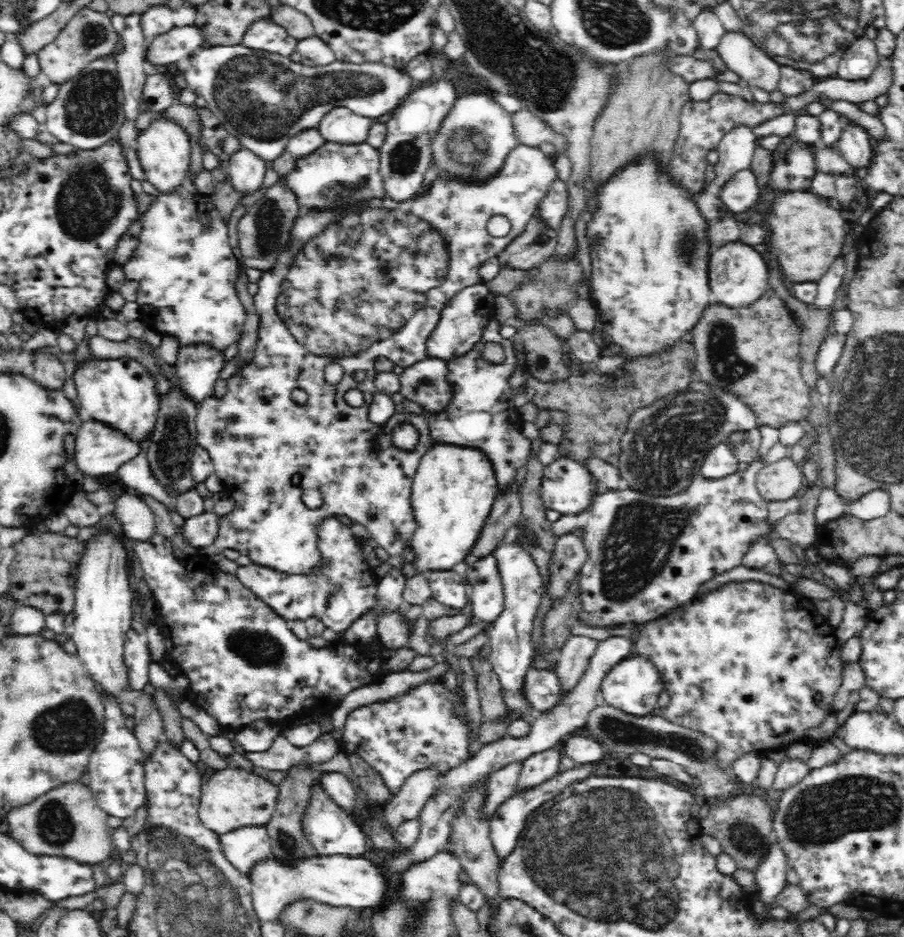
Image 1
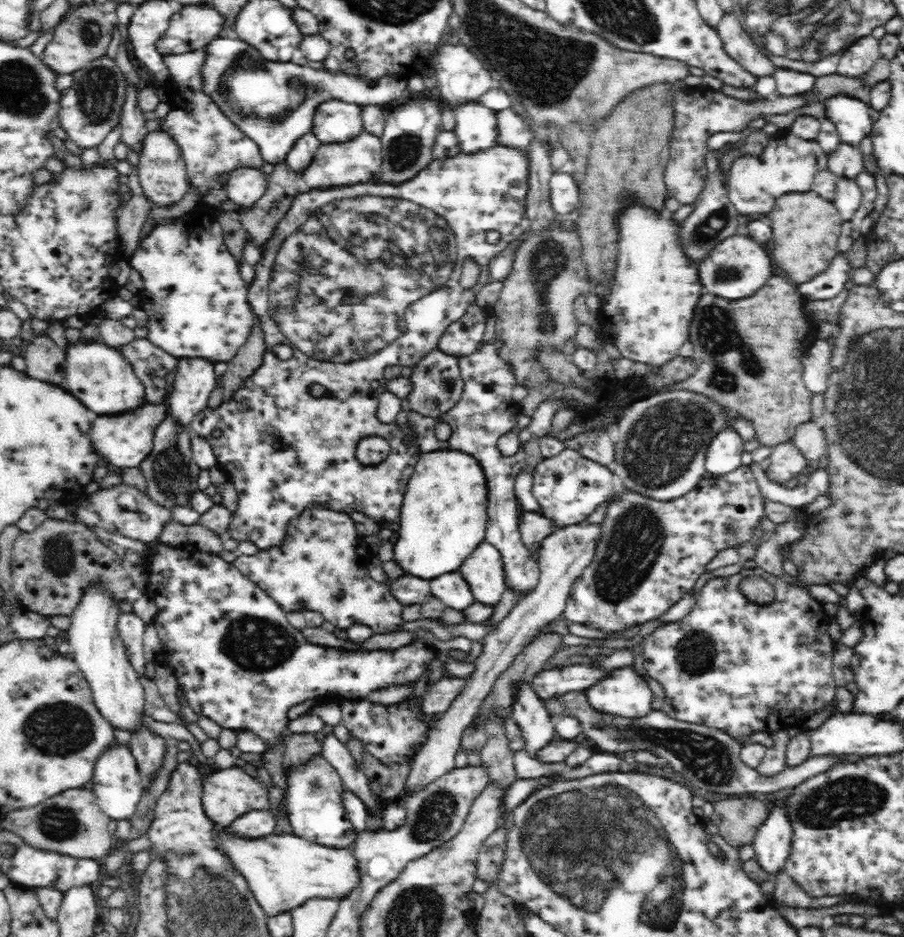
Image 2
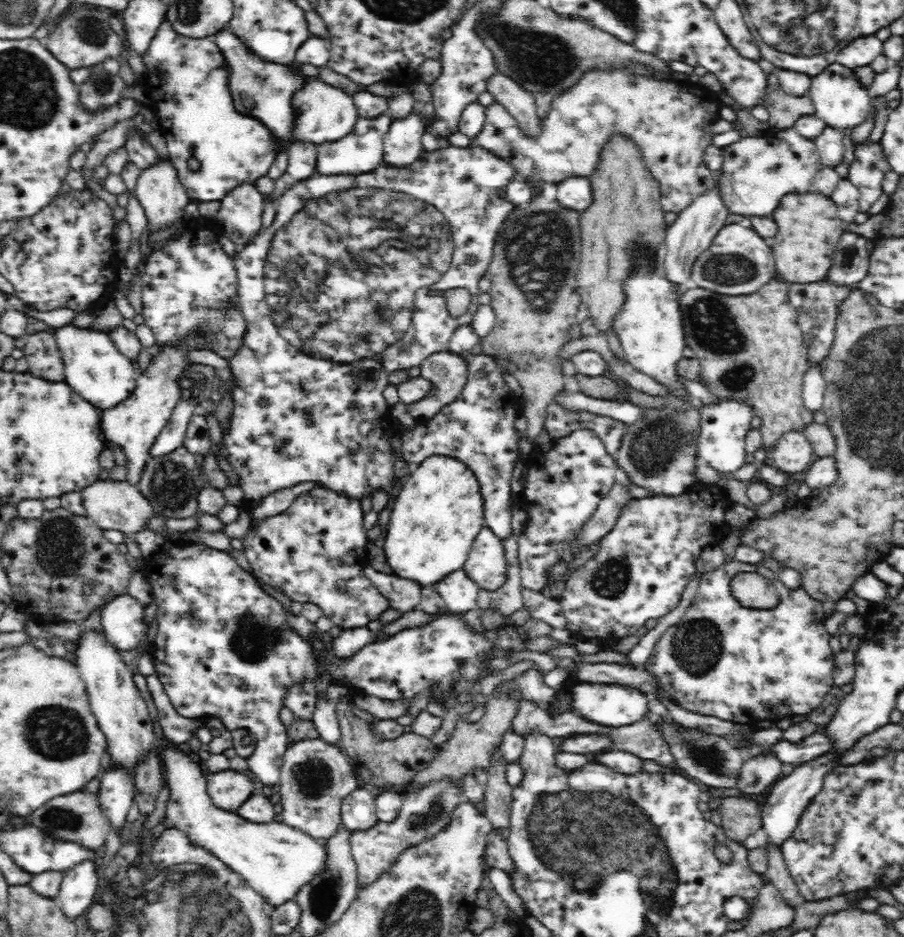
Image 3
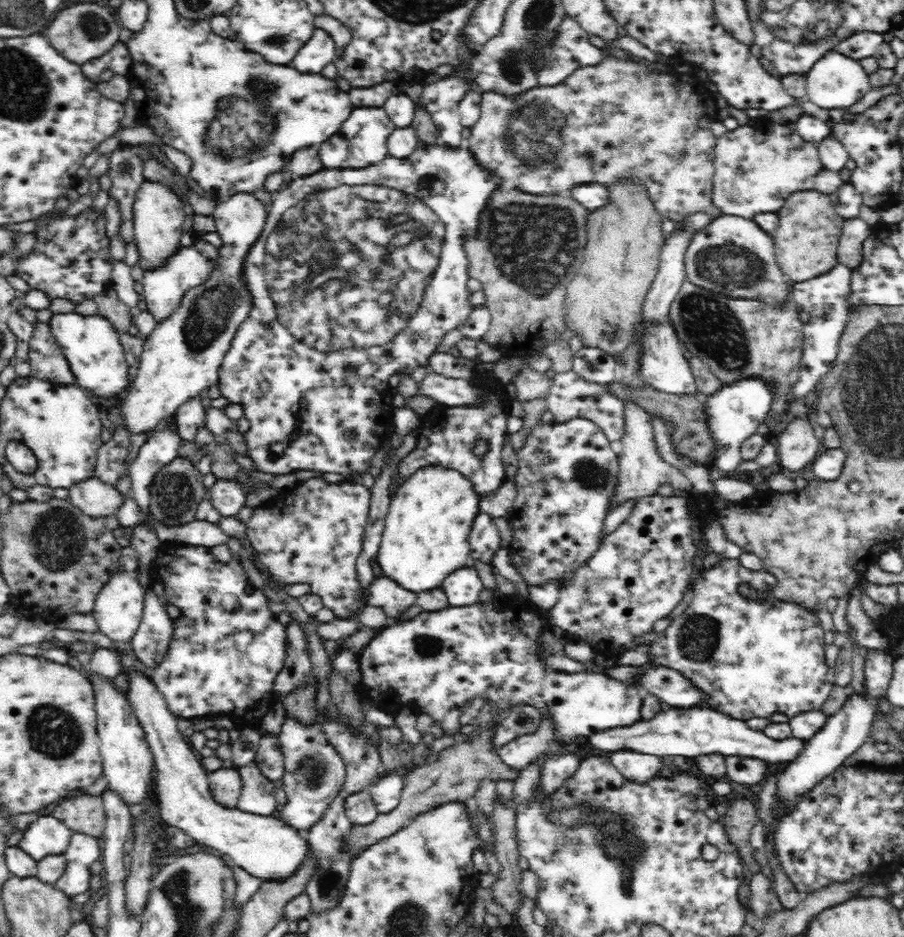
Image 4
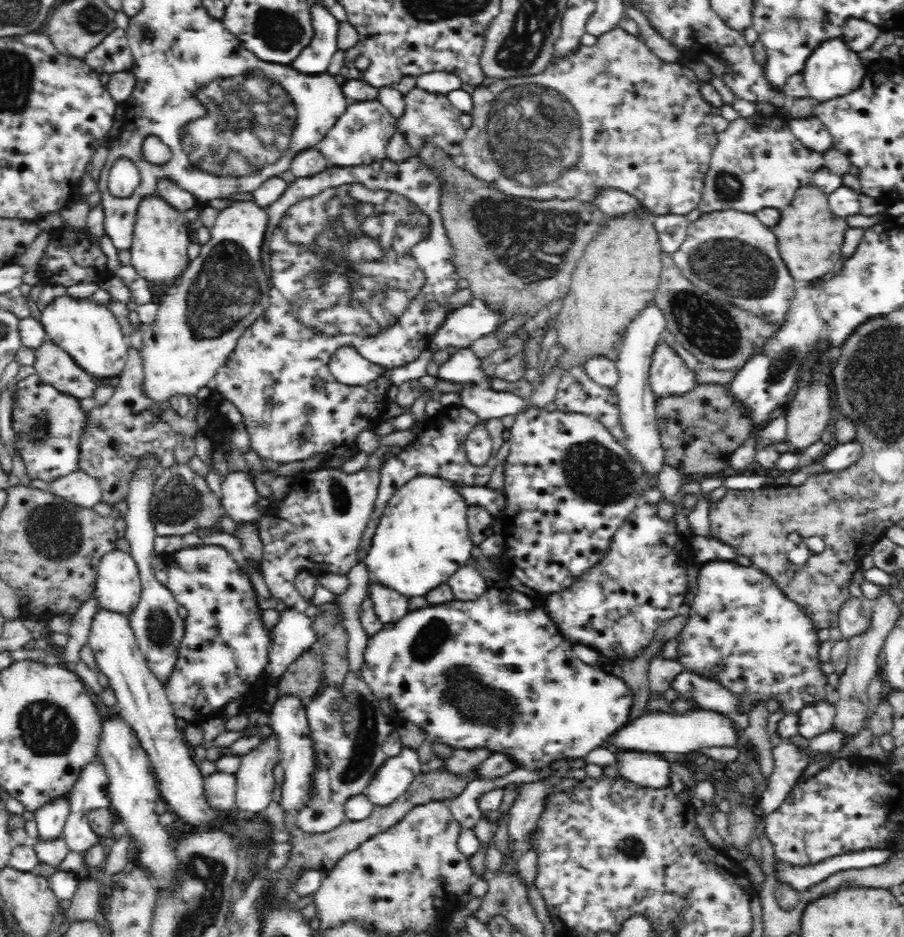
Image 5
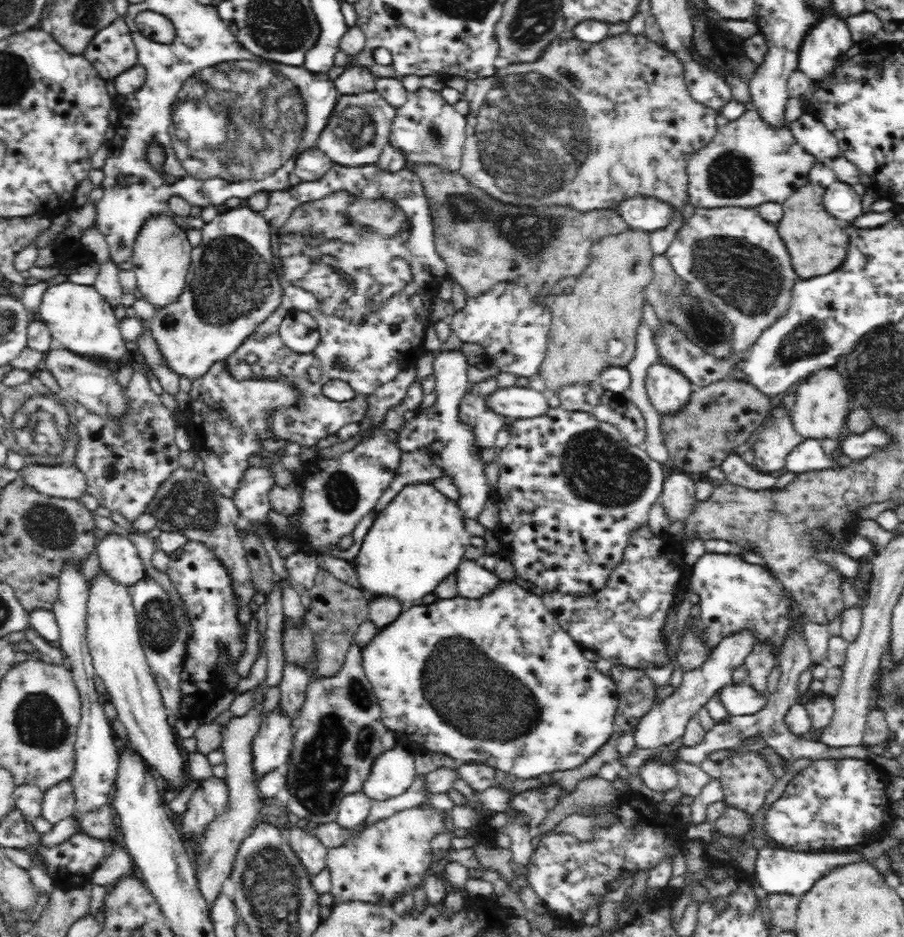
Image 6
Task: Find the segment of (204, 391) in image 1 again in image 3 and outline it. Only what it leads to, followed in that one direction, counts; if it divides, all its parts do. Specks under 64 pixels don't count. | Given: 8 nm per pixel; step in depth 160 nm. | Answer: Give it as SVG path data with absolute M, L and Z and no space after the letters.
M196 396L191 400L182 401L173 411L166 426L156 436L149 448L149 458L162 458L182 448L188 421L194 416L194 410L199 405Z

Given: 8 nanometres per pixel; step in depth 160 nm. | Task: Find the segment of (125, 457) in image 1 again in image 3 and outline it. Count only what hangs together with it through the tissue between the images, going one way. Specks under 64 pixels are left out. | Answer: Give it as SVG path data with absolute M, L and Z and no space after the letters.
M190 331L180 338L178 344L157 344L150 349L151 356L142 370L138 371L134 390L130 396L116 404L114 408L104 410L100 418L102 436L107 444L117 444L122 448L127 461L126 480L137 486L142 472L149 459L149 448L160 431L168 424L173 411L179 406L182 392L191 384L184 374L194 366L194 362L188 358L193 350L210 350L214 346L214 335L210 331Z

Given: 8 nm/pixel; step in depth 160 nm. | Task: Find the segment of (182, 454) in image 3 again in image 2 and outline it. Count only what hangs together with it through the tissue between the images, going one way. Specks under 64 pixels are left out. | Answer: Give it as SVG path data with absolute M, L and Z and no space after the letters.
M169 416L166 418L164 422L156 429L156 432L154 432L154 442L153 442L153 449L152 452L145 458L144 461L142 461L142 464L140 464L139 469L141 470L145 481L146 481L146 494L155 501L156 504L159 504L160 506L163 506L164 508L167 508L168 510L174 510L174 508L178 508L178 506L190 506L190 498L193 497L194 492L198 491L198 474L200 474L201 468L196 464L196 461L193 459L192 453L191 453L191 440L190 440L190 432L191 430L188 428L184 428L183 426L180 426L176 424L172 418Z

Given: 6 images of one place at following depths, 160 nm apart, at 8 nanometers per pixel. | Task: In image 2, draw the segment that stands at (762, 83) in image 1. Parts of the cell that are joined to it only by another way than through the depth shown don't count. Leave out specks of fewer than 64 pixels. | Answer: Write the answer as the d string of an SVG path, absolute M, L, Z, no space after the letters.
M726 11L717 24L718 34L724 43L726 53L756 78L772 76L774 64L762 54L753 40L753 34L742 27L735 11Z

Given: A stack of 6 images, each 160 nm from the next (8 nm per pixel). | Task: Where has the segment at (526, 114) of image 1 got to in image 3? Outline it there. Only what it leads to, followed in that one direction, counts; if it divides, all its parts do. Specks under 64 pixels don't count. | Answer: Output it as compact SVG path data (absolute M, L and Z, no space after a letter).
M594 68L592 70L586 70L582 73L582 76L569 88L563 90L558 96L555 96L550 102L550 110L544 118L539 118L539 128L541 131L537 135L530 135L520 127L520 123L506 110L506 107L498 101L492 101L485 106L485 119L482 125L482 130L478 131L476 137L473 138L472 143L487 150L490 154L497 156L500 160L507 162L512 167L518 179L529 180L531 184L535 186L546 186L546 184L560 184L562 181L570 177L590 177L602 162L602 150L609 144L612 137L624 137L631 140L636 148L639 150L641 159L645 164L645 167L650 171L651 177L659 184L661 207L665 212L682 212L687 206L692 204L693 200L701 197L703 194L710 192L717 188L716 175L717 173L710 170L704 163L704 150L712 144L712 138L714 138L714 132L712 131L712 124L719 118L719 103L715 95L710 93L707 88L704 88L701 84L695 84L688 81L686 78L676 77L670 81L651 79L642 75L635 75L628 73L625 70L615 70L612 68Z

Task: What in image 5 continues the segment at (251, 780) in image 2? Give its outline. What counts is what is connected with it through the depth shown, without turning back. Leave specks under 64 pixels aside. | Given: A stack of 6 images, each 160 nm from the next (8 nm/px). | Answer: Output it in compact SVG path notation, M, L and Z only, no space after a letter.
M215 772L204 778L204 798L210 809L224 814L235 812L236 778L227 773Z

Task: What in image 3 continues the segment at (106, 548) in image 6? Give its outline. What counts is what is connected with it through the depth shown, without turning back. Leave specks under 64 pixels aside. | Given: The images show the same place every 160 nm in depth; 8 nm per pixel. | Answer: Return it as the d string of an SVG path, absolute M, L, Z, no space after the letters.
M118 593L101 607L103 637L119 651L133 650L144 636L144 606L129 593Z

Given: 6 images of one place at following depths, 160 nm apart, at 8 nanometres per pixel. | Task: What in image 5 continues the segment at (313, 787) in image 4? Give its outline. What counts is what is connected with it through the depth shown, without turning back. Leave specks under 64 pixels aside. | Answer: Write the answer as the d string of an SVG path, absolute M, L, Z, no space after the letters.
M288 693L280 695L269 712L269 726L278 733L280 751L282 752L282 769L285 771L285 780L282 786L282 796L279 802L284 811L297 811L310 794L312 786L312 772L314 772L314 751L311 750L309 739L309 724L305 713L304 699Z

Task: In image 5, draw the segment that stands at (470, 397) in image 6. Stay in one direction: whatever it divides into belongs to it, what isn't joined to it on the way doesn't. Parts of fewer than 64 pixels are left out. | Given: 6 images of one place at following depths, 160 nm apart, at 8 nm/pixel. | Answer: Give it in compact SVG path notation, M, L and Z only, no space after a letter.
M454 405L444 408L436 416L426 418L424 424L426 428L422 434L415 438L410 444L404 446L398 454L386 457L381 461L380 484L375 502L374 510L369 516L368 522L362 531L361 547L369 548L371 546L371 538L377 529L380 517L392 498L392 495L412 478L416 476L429 476L430 478L441 478L442 480L460 483L464 486L486 486L490 480L494 467L498 464L496 456L498 450L507 439L506 429L503 427L500 419L490 419L486 422L489 429L489 437L492 439L492 452L490 458L482 465L476 466L468 459L466 452L466 440L468 434L480 424L482 419L472 410L462 405Z

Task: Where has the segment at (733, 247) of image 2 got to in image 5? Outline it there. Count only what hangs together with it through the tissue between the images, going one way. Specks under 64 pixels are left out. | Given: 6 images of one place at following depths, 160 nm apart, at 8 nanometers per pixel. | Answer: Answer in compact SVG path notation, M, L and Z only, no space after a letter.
M734 209L703 213L698 220L688 223L686 238L682 241L680 248L671 253L671 257L682 275L712 298L728 302L770 325L783 324L784 316L790 309L790 302L796 294L798 282L790 276L778 252L778 240L774 232L768 226L764 226L754 214L746 214Z

